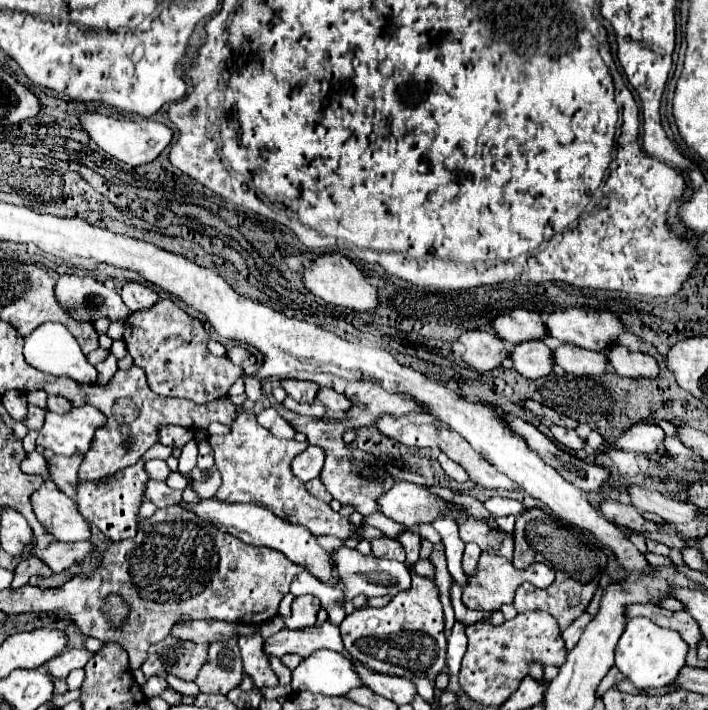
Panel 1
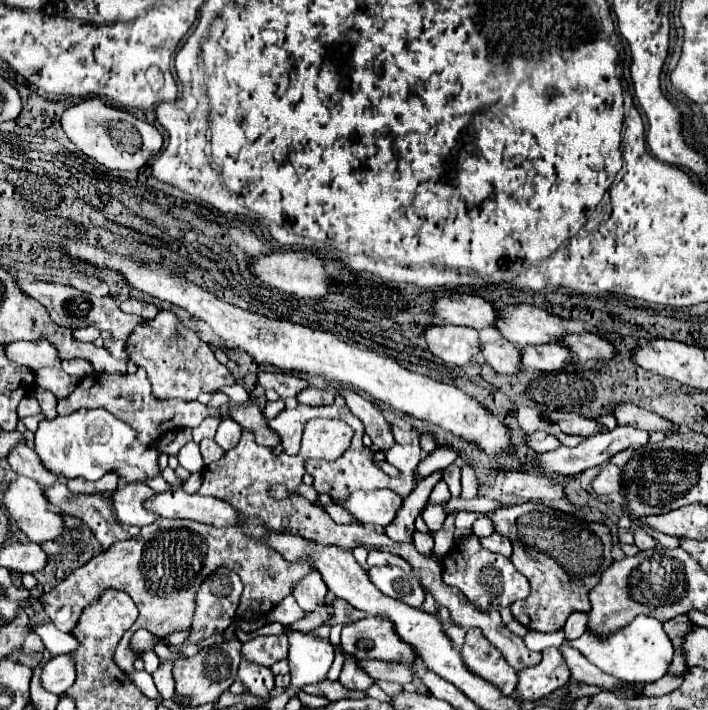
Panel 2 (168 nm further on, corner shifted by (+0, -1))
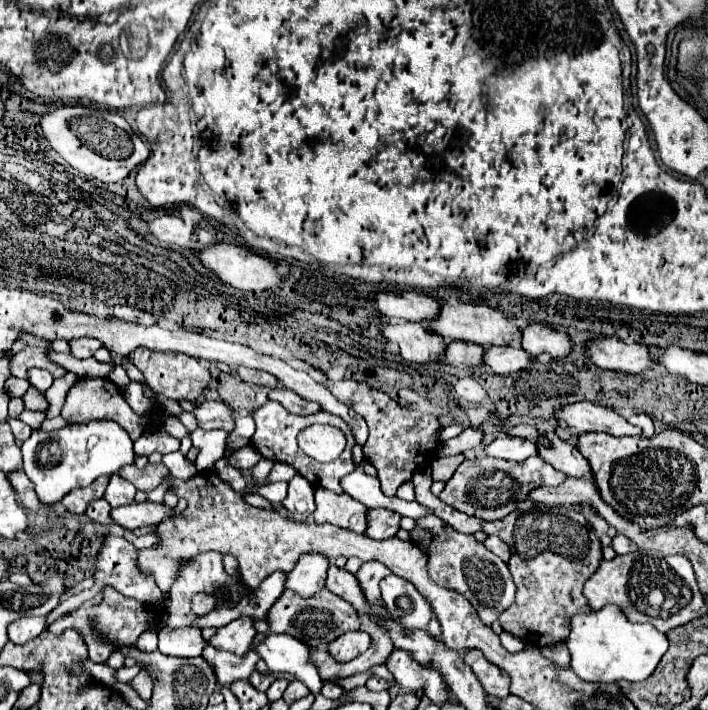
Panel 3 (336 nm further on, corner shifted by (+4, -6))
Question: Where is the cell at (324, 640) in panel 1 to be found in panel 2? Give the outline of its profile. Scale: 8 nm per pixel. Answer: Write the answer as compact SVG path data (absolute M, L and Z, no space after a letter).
M256 636L242 644L242 656L260 666L272 666L274 662L286 658L288 638L280 636Z

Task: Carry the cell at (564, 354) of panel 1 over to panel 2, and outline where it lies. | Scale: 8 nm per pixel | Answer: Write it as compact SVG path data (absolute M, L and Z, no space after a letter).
M542 344L542 346L518 346L520 350L520 362L524 368L542 370L542 372L554 372L562 370L562 366L570 364L572 354L566 346Z

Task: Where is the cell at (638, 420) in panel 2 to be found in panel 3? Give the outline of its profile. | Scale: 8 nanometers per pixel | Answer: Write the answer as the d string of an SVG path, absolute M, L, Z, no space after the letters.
M574 403L556 413L560 421L574 427L578 433L584 431L604 431L610 435L640 435L642 429L630 425L622 415L618 415L612 407L598 403Z

